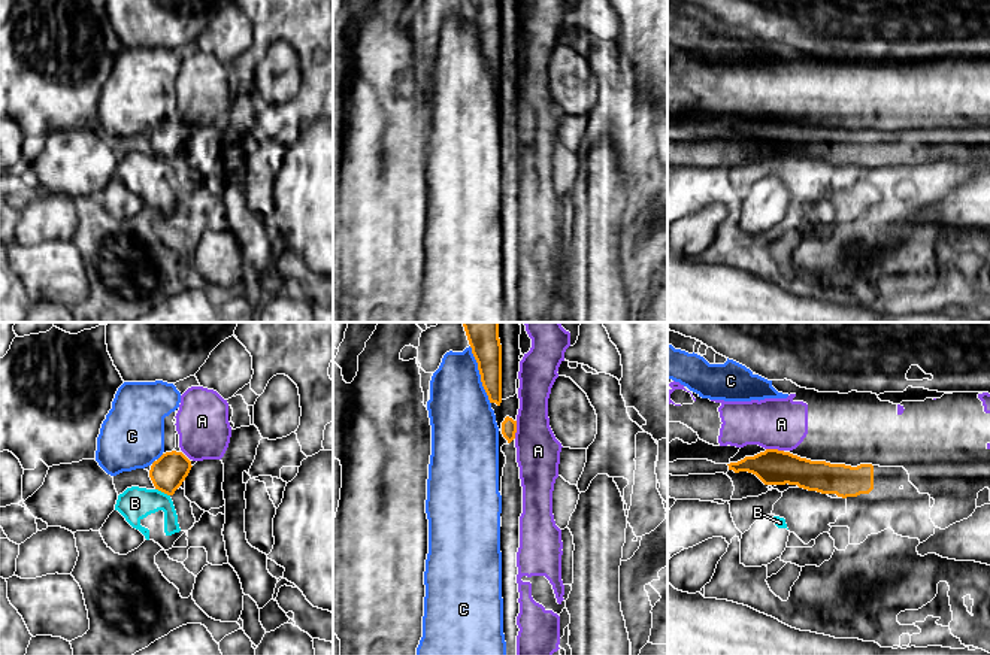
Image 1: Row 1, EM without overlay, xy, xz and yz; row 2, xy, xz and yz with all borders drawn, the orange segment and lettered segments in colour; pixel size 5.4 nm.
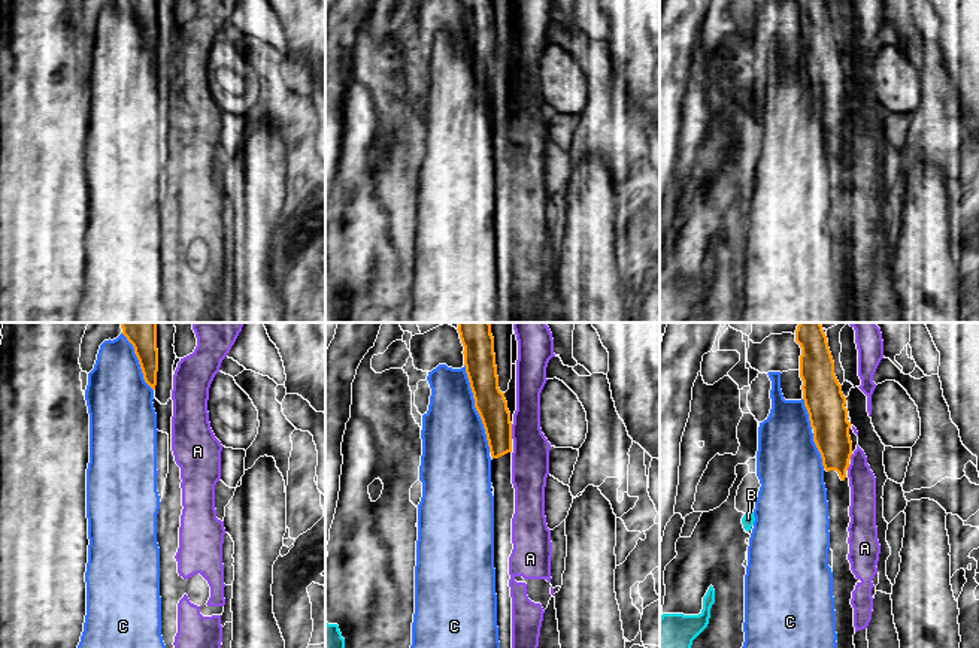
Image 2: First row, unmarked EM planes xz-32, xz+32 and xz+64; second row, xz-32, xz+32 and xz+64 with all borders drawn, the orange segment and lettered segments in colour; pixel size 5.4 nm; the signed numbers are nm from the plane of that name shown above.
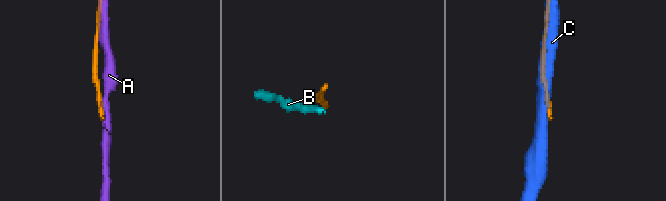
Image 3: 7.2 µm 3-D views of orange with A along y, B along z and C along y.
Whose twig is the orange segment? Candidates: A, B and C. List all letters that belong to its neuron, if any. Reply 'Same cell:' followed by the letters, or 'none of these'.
Same cell: none of these

